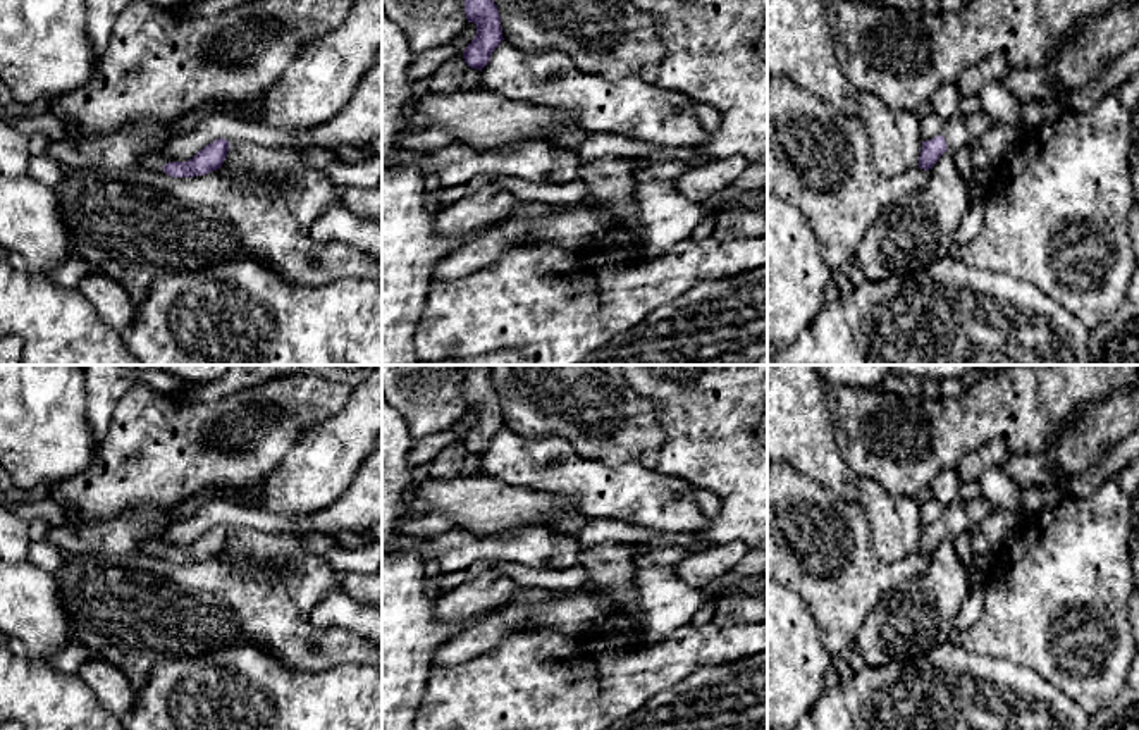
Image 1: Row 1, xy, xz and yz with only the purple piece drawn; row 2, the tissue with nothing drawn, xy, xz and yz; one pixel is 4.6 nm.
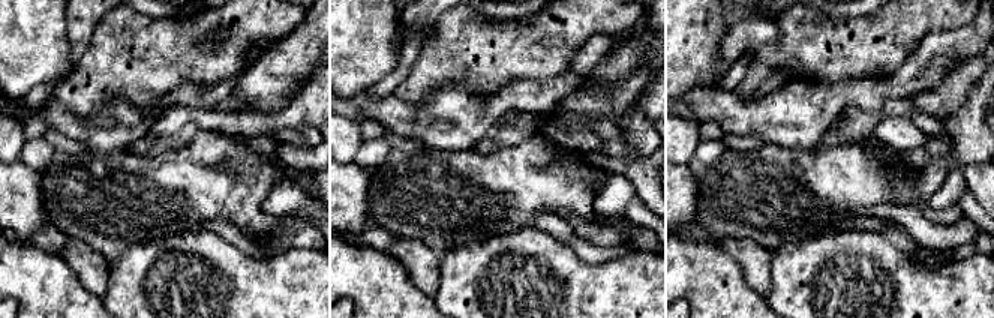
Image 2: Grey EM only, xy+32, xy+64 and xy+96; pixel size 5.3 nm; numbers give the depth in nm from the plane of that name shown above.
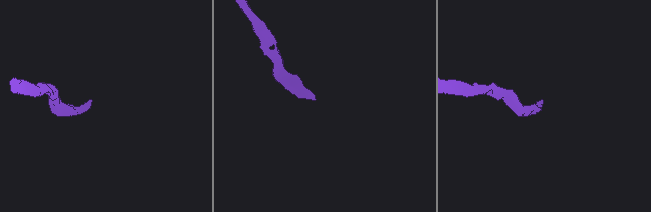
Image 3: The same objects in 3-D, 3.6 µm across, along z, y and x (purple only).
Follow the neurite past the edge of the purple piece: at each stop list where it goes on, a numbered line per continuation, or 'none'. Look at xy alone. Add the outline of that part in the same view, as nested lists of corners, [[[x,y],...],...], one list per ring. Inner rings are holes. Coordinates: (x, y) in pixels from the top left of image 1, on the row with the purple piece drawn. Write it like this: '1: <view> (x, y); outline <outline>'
none

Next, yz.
1: yz (960, 129); outline [[[982,108],[974,114],[957,112],[945,122],[941,136],[946,141],[946,148],[953,153],[979,139],[982,133],[994,124],[996,122]]]

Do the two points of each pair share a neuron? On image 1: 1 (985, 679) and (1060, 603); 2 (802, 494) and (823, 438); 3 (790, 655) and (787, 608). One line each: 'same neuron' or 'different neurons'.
1: different neurons
2: different neurons
3: same neuron

